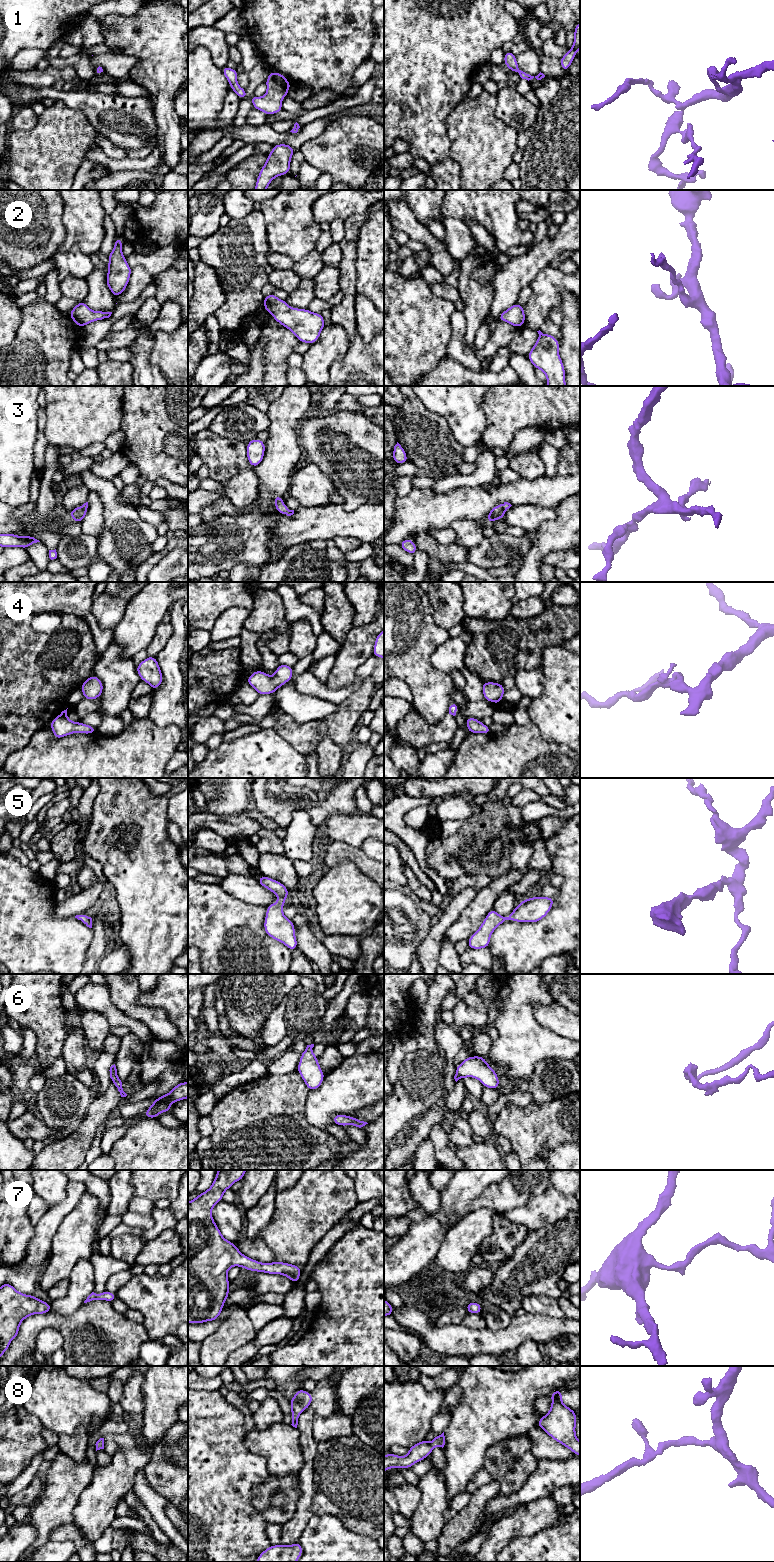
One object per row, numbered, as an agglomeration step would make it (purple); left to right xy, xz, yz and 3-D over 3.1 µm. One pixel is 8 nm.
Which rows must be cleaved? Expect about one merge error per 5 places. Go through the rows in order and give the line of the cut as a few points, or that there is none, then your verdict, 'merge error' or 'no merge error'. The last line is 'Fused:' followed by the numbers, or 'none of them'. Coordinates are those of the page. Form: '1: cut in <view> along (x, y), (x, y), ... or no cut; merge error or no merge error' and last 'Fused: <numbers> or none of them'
1: no cut; no merge error
2: no cut; no merge error
3: no cut; no merge error
4: no cut; no merge error
5: no cut; no merge error
6: no cut; no merge error
7: no cut; no merge error
8: no cut; no merge error
Fused: none of them

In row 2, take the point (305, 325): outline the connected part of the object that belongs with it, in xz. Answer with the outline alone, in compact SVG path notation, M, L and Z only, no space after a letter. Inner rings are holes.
M275 294L265 296L263 304L264 309L274 320L289 329L299 342L313 344L326 326L321 314L308 309L291 308L286 301L277 298Z

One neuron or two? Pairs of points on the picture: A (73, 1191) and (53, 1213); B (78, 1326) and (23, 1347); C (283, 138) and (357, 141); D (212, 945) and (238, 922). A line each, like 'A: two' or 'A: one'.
A: one
B: one
C: two
D: one

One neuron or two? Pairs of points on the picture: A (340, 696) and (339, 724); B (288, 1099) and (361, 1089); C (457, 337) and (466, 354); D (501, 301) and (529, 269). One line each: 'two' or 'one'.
A: two
B: two
C: one
D: one

